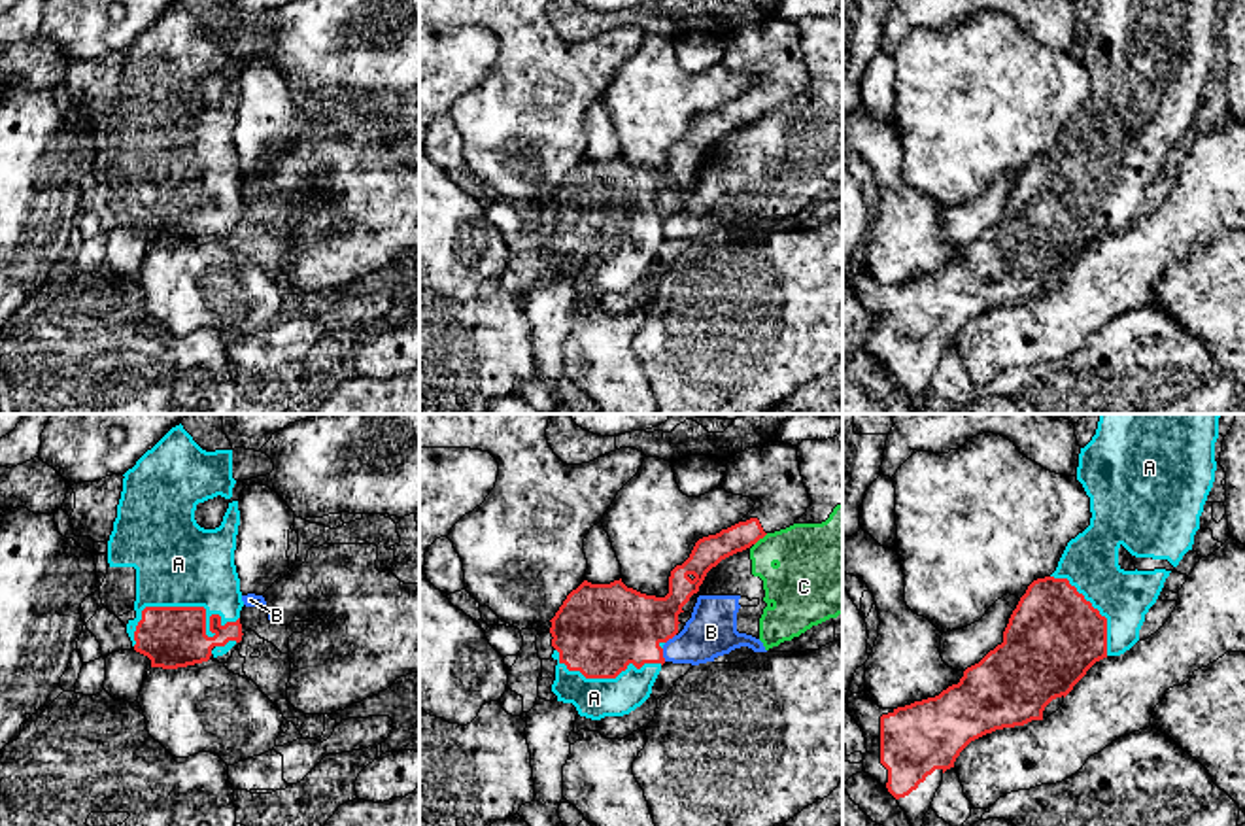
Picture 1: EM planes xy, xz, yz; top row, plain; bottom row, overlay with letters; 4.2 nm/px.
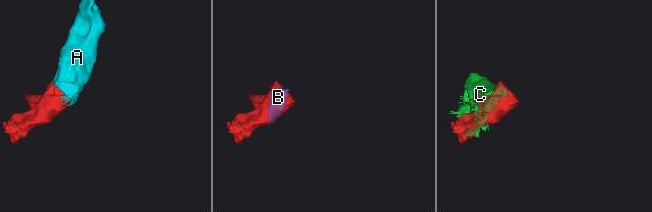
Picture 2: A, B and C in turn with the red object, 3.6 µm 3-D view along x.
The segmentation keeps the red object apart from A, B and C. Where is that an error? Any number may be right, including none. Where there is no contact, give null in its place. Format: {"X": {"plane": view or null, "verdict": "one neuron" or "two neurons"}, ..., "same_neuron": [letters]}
{"A": {"plane": "xy", "verdict": "one neuron"}, "B": {"plane": "xz", "verdict": "two neurons"}, "C": {"plane": "xz", "verdict": "two neurons"}, "same_neuron": ["A"]}

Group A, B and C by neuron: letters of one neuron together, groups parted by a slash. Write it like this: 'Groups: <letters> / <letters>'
Groups: A / B C

